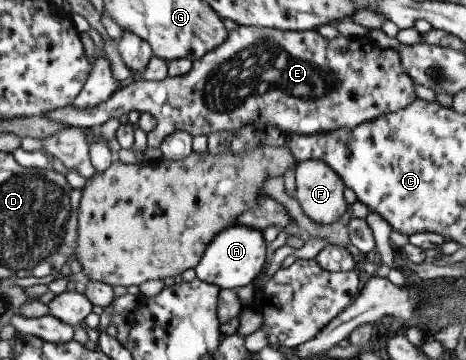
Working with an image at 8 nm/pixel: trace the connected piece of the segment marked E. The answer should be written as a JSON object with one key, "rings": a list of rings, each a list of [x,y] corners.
{"rings":[[[238,25],[228,31],[224,43],[194,61],[185,75],[168,76],[161,81],[140,78],[118,88],[106,102],[92,108],[78,110],[76,106],[66,105],[44,112],[41,116],[68,123],[72,127],[98,128],[110,118],[118,118],[121,114],[127,115],[138,109],[156,118],[156,127],[148,133],[147,143],[150,148],[159,148],[160,143],[176,131],[186,131],[193,137],[207,137],[210,132],[233,132],[248,124],[276,126],[285,134],[300,135],[330,133],[342,127],[352,129],[370,119],[404,109],[416,98],[413,80],[403,70],[403,62],[397,51],[382,49],[355,36],[338,35],[334,39],[327,39],[317,30],[288,31]]]}

